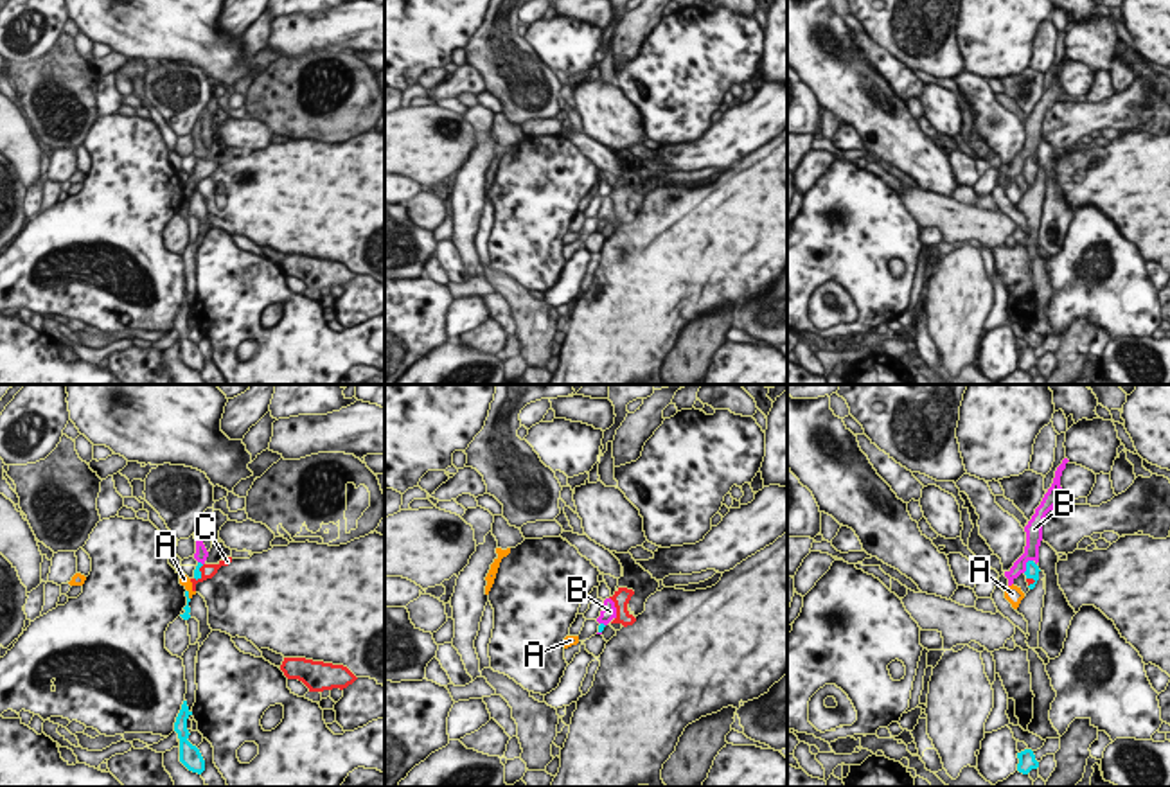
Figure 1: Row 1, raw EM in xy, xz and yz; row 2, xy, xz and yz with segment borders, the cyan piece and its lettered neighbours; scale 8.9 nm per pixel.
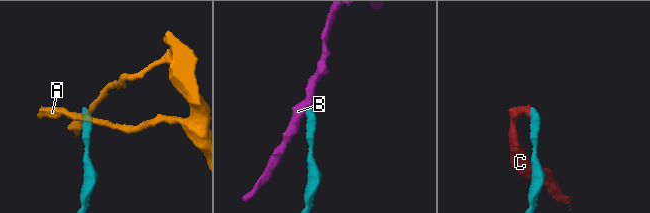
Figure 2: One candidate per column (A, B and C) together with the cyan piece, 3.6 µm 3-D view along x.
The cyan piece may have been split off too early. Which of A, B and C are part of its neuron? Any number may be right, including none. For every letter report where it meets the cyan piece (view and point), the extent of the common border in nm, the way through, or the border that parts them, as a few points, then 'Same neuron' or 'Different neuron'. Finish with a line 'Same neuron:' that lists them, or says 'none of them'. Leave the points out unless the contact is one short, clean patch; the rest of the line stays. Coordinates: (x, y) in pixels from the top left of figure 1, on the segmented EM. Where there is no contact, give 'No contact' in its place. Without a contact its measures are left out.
A: Touches cyan at xy (187, 595). Shared border 100 nm. Boundary: xy (187, 590), (189, 599). Different neuron
B: Touches cyan at yz (1027, 565). Shared border 150 nm. Boundary: yz (1032, 559), (1023, 572). Different neuron
C: Touches cyan at xy (200, 574). Shared border 170 nm. Path across: xy (196, 572), (200, 574), (207, 570). Same neuron
Same neuron: C.

